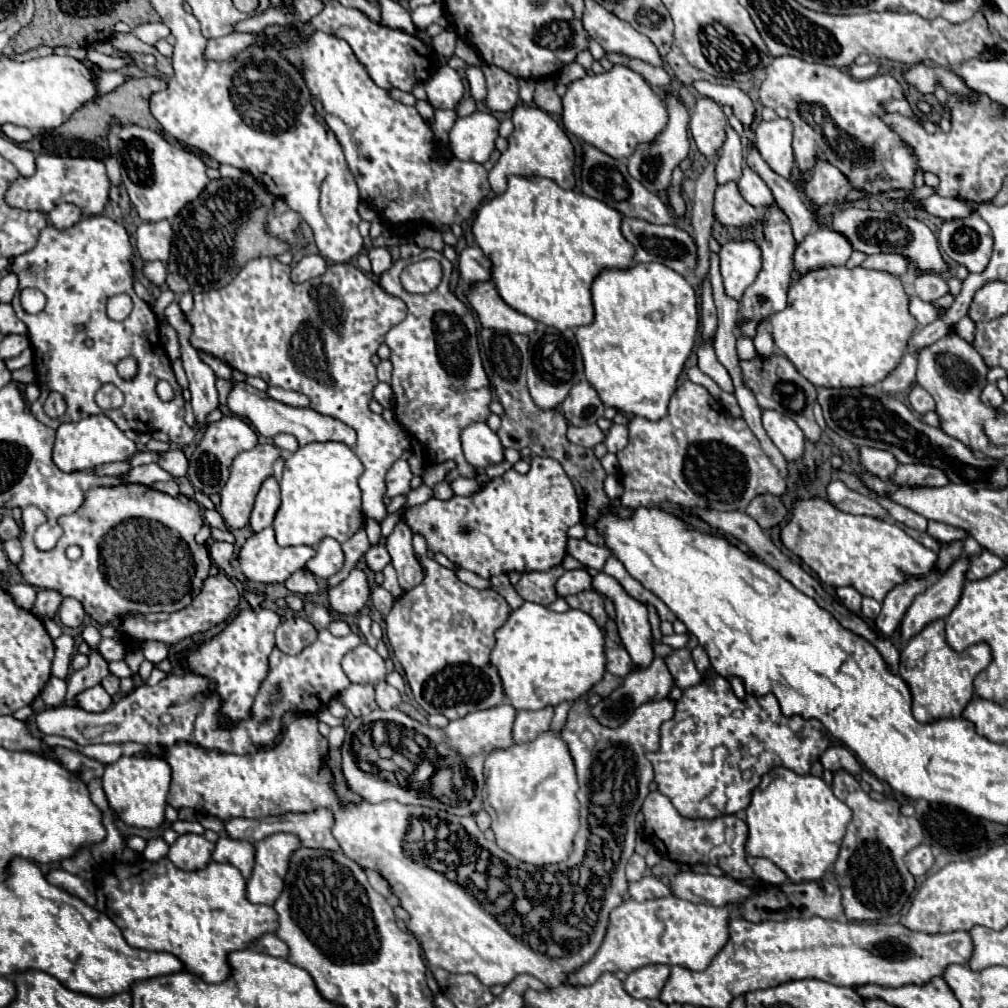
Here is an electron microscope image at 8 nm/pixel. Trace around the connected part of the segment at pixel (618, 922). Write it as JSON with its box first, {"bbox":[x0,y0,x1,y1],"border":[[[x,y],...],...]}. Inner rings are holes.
{"bbox":[569,896,735,984],"border":[[[675,896],[653,898],[645,902],[625,900],[611,912],[605,940],[591,962],[573,972],[569,984],[593,984],[603,972],[633,972],[647,964],[685,966],[691,970],[705,970],[713,956],[729,940],[729,918],[735,906],[705,906],[679,900]]]}

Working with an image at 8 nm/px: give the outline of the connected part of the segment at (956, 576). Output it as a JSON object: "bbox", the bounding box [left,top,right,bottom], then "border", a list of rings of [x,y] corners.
{"bbox":[899,558,969,642],"border":[[[965,558],[957,560],[935,584],[931,584],[923,594],[915,596],[901,620],[899,632],[903,642],[919,634],[929,622],[945,618],[955,608],[963,590],[965,568],[969,568],[969,562]]]}

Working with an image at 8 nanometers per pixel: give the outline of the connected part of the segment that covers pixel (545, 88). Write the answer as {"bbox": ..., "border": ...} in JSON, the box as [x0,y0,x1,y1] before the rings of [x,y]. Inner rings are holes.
{"bbox":[535,80,561,116],"border":[[[541,80],[537,86],[535,86],[535,106],[545,110],[547,114],[553,114],[553,116],[559,116],[561,114],[561,98],[555,94],[553,90],[555,86],[555,80]]]}

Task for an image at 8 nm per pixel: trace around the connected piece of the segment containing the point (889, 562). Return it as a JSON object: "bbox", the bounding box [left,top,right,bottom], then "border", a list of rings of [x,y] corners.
{"bbox":[781,498,937,602],"border":[[[809,498],[793,504],[789,522],[781,528],[781,542],[799,556],[823,584],[853,586],[863,596],[883,602],[885,594],[905,574],[927,576],[937,560],[937,554],[921,546],[905,534],[895,522],[877,520],[871,516],[853,516],[837,510],[829,500]]]}

